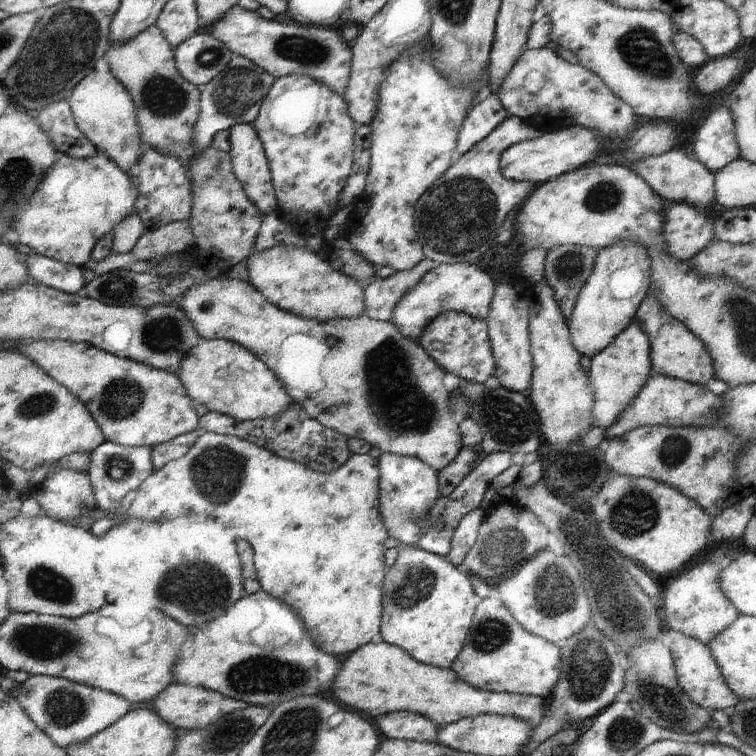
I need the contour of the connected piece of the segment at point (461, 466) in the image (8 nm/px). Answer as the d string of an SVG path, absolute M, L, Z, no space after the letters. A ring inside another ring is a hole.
M463 446L458 456L448 466L437 473L438 491L441 496L450 495L456 486L473 470L482 458L481 446Z

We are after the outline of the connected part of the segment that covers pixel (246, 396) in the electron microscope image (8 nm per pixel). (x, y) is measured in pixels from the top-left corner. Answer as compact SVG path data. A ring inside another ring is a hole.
M202 339L180 362L180 370L175 375L182 380L184 388L201 411L222 412L237 421L274 418L288 412L295 403L282 382L262 360L245 346L231 340ZM228 384L232 384L230 388L234 398L224 400L222 396L230 392Z

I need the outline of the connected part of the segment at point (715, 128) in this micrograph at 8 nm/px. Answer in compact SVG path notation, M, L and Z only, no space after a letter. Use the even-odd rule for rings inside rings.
M726 107L712 110L700 128L692 152L696 161L701 162L710 172L724 170L730 162L740 157L740 149L734 134L734 119Z

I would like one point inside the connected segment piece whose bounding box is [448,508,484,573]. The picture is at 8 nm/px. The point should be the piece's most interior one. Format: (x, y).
(465, 534)

